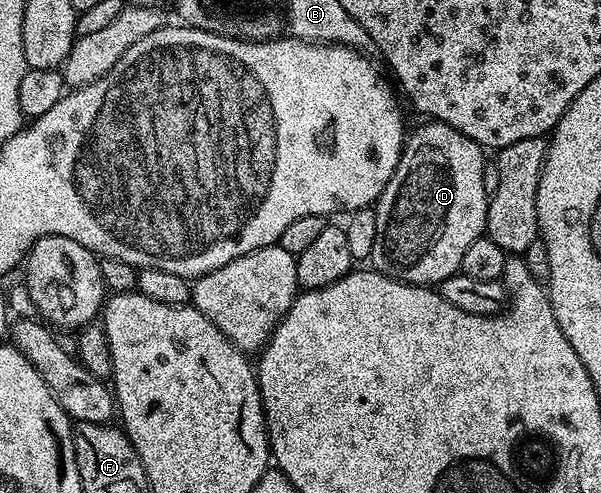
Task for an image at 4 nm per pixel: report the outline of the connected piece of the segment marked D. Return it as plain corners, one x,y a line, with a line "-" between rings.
429,119
424,123
428,124
422,125
421,128
416,129
413,134
411,131
411,134
405,139
404,151
400,154
398,166
394,170
390,182
386,182
386,186
382,190
379,200
377,200
374,205
376,217
378,218
378,238
374,238
374,250
372,251
370,264
375,271
382,273
383,276
389,276
395,280
402,280
406,284
438,286
446,278
450,278
460,272
462,254
466,254
468,247
474,243
474,238
485,235
488,227
488,201
490,199
490,193
488,193
484,185
485,149
481,148
478,142
474,142
474,138
468,138
466,134
454,130
454,126
443,124
441,120

